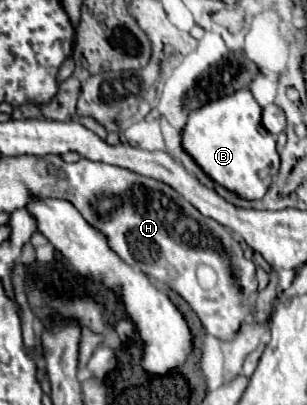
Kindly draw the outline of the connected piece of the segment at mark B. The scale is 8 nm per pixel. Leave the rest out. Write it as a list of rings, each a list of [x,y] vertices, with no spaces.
[[[248,89],[222,97],[190,113],[182,129],[182,149],[218,185],[242,199],[262,199],[280,169],[276,137],[262,127],[262,109]]]

